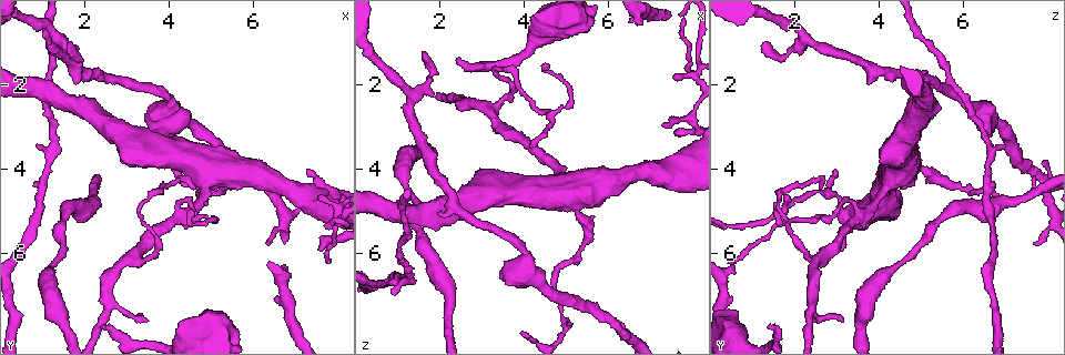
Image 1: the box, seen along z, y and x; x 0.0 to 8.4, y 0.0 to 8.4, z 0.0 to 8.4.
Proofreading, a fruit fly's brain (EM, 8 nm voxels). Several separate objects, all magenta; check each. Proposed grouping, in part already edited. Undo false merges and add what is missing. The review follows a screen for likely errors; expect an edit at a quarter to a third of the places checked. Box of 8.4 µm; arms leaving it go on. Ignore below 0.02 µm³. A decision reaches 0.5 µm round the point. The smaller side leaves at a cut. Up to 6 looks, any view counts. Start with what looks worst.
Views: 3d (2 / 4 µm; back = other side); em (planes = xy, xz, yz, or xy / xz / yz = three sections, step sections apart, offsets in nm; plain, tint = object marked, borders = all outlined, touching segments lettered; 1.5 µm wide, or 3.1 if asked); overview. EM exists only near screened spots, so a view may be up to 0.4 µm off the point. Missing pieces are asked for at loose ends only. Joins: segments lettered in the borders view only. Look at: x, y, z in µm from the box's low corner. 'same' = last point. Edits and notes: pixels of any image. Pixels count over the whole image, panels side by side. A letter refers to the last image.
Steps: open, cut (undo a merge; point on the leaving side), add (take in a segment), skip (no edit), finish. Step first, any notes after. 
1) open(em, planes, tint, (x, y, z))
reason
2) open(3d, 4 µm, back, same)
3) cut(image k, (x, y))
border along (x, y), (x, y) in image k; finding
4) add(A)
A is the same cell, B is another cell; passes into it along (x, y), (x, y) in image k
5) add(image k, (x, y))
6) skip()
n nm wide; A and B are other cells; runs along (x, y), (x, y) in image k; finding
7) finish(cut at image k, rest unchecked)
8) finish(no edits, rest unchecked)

open(3d, 2 µm, (3.40, 7.65, 3.10))
thin end

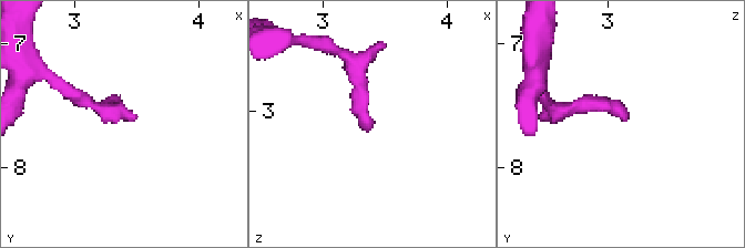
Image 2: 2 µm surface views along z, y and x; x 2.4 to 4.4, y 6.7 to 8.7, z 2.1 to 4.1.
open(em, planes, borders, (3.38, 7.62, 3.16))

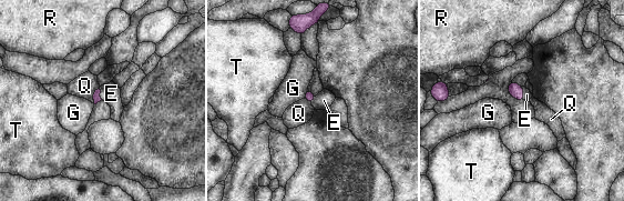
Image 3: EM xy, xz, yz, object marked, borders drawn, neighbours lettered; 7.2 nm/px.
add(E)
E is the same cell, G, Q, R and T are other cells; passes into it along (515, 90), (523, 92), (527, 94) in image 3; it goes on there

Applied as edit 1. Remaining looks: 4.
open(3d, 4 µm, (1.10, 2.00, 5.75))
narrows sharply

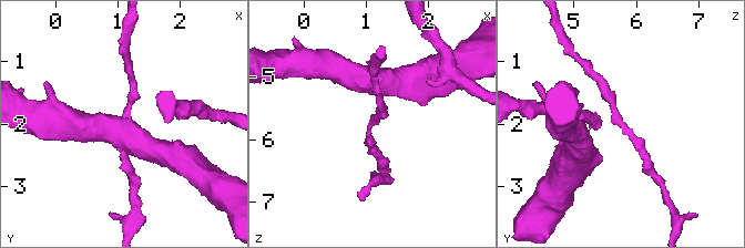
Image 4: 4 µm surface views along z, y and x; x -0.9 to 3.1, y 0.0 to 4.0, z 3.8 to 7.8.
open(em, xz, step 8, tint, (1.10, 2.05, 5.80))
arms of 160, 170 nm; need the tissue

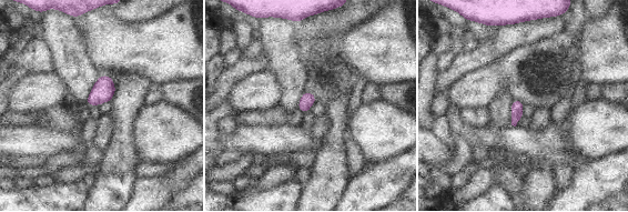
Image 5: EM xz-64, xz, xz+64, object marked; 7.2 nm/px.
open(em, xz, step 8, borders, same)
see the neighbours

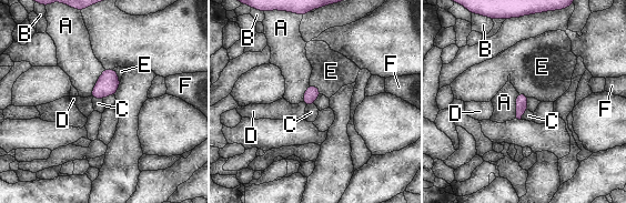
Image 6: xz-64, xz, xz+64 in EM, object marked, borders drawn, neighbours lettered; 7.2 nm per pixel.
skip()
80 nm wide; A, B, C, D, E and F are other cells; all the same neuron

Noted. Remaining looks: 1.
finish(add at image 3, rest unchecked)

